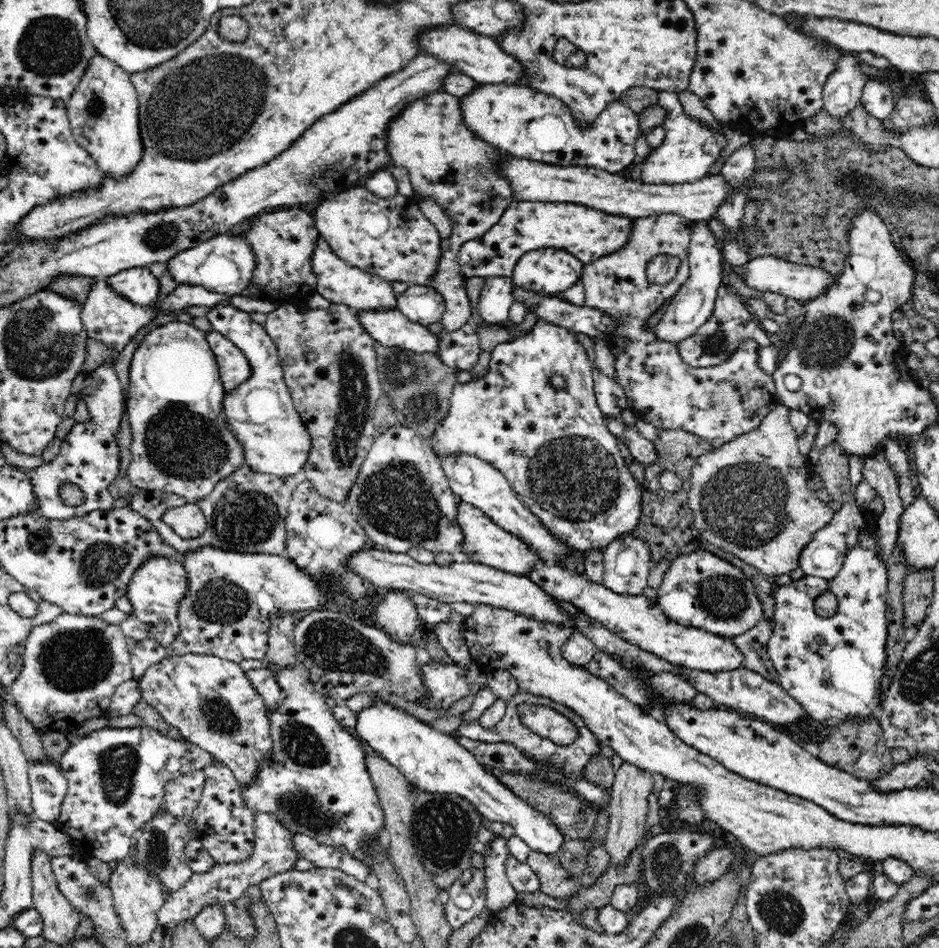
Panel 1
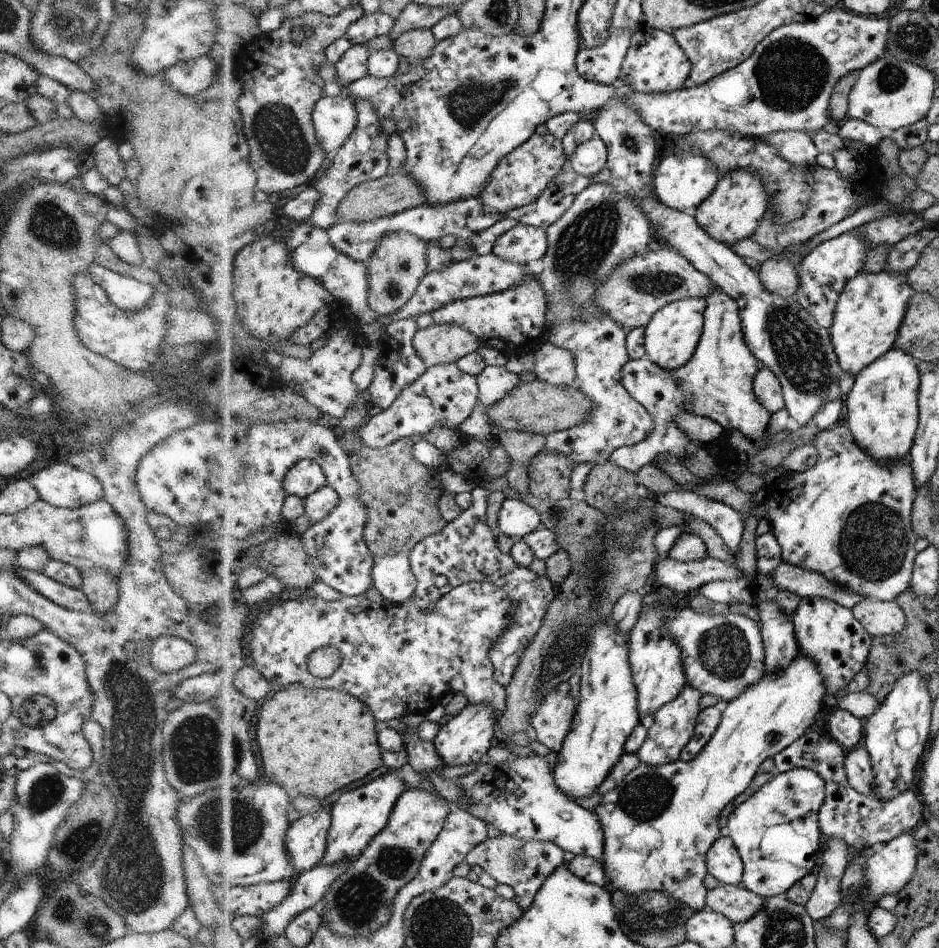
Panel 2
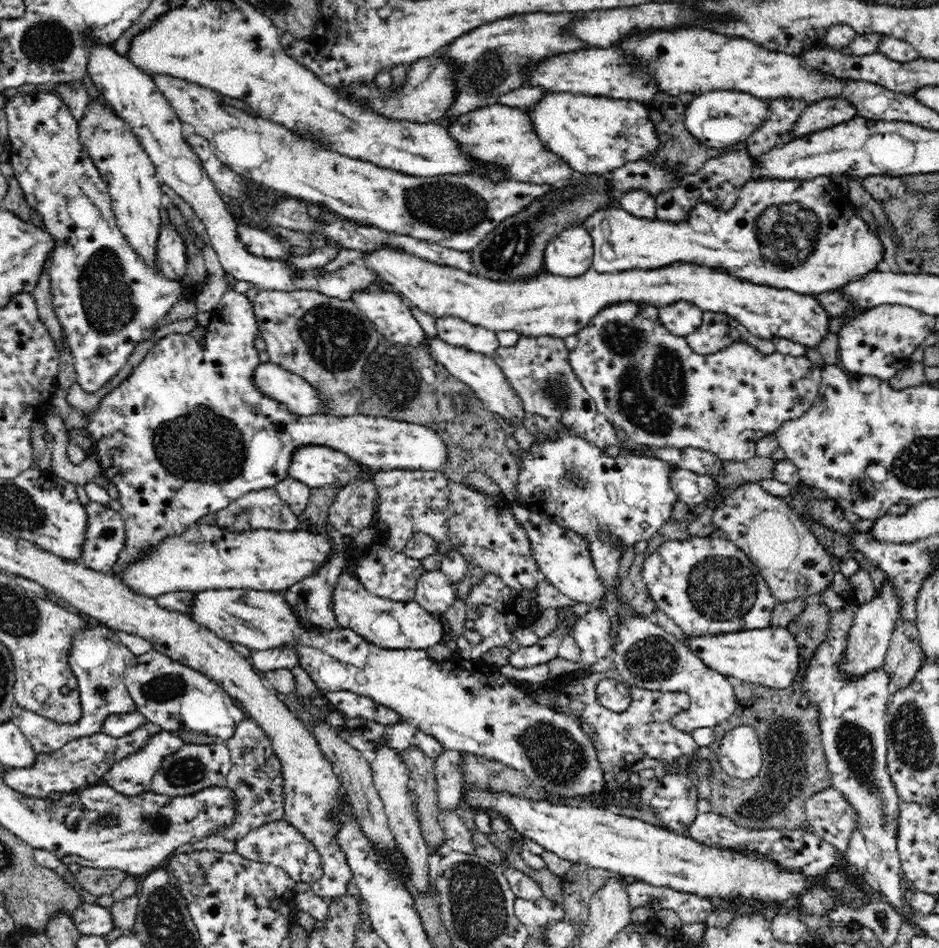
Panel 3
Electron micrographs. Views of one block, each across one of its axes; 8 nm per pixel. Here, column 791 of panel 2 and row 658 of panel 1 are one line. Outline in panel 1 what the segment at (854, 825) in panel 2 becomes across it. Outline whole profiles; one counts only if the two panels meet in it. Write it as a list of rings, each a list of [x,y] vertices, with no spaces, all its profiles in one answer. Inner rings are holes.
[[[764,618],[754,628],[748,630],[748,632],[737,637],[732,636],[731,639],[743,651],[744,667],[748,670],[756,671],[762,677],[776,683],[777,670],[772,660],[770,660],[770,655],[767,651],[772,631],[773,623]]]

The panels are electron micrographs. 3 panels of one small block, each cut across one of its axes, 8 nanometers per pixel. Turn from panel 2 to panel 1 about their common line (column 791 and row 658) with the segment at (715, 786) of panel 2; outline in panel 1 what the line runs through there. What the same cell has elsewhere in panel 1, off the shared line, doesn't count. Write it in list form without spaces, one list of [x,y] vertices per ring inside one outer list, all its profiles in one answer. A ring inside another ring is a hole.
[[[542,562],[538,569],[530,574],[530,578],[553,598],[571,602],[576,609],[602,623],[606,629],[638,645],[642,650],[666,659],[672,665],[709,673],[736,670],[743,666],[743,651],[732,642],[731,637],[671,621],[656,601],[650,600],[643,594],[629,596],[613,593],[604,584],[596,584],[586,579],[584,575],[563,570],[556,563]]]

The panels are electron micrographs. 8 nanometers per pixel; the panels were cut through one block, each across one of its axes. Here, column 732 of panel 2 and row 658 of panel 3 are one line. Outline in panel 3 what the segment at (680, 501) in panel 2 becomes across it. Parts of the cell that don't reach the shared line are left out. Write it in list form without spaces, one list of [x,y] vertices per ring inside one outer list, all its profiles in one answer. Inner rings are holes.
[[[560,621],[556,629],[532,646],[513,648],[508,663],[514,668],[530,668],[536,664],[544,664],[548,660],[558,656],[561,640],[566,636],[566,628],[570,628],[570,622]]]

